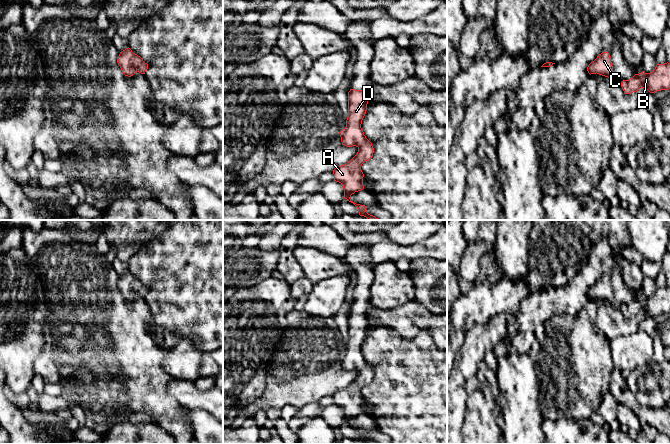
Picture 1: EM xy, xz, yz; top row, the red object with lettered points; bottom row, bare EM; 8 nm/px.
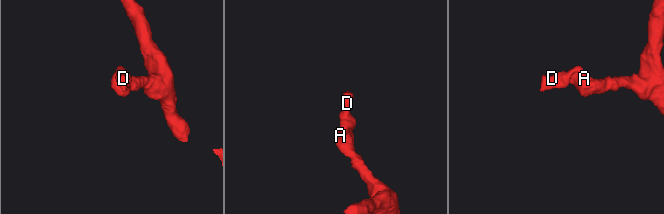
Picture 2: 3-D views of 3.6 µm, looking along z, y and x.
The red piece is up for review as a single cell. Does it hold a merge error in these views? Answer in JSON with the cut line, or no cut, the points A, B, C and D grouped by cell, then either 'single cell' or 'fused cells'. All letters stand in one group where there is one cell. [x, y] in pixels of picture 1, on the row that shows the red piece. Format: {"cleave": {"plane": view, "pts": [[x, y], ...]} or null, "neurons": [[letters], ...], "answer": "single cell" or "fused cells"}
{"cleave": null, "neurons": [["A", "B", "C", "D"]], "answer": "single cell"}

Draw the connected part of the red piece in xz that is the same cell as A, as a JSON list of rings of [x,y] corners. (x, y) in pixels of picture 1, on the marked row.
[[[350,89],[348,92],[348,117],[346,127],[340,131],[339,134],[342,145],[346,147],[356,146],[358,152],[346,164],[335,168],[333,174],[334,181],[343,185],[343,198],[357,207],[359,215],[366,217],[367,220],[379,220],[366,212],[367,206],[356,204],[350,199],[352,194],[364,189],[364,174],[361,170],[361,166],[365,161],[370,160],[374,153],[372,143],[366,138],[361,128],[368,101],[369,96],[366,90]]]

